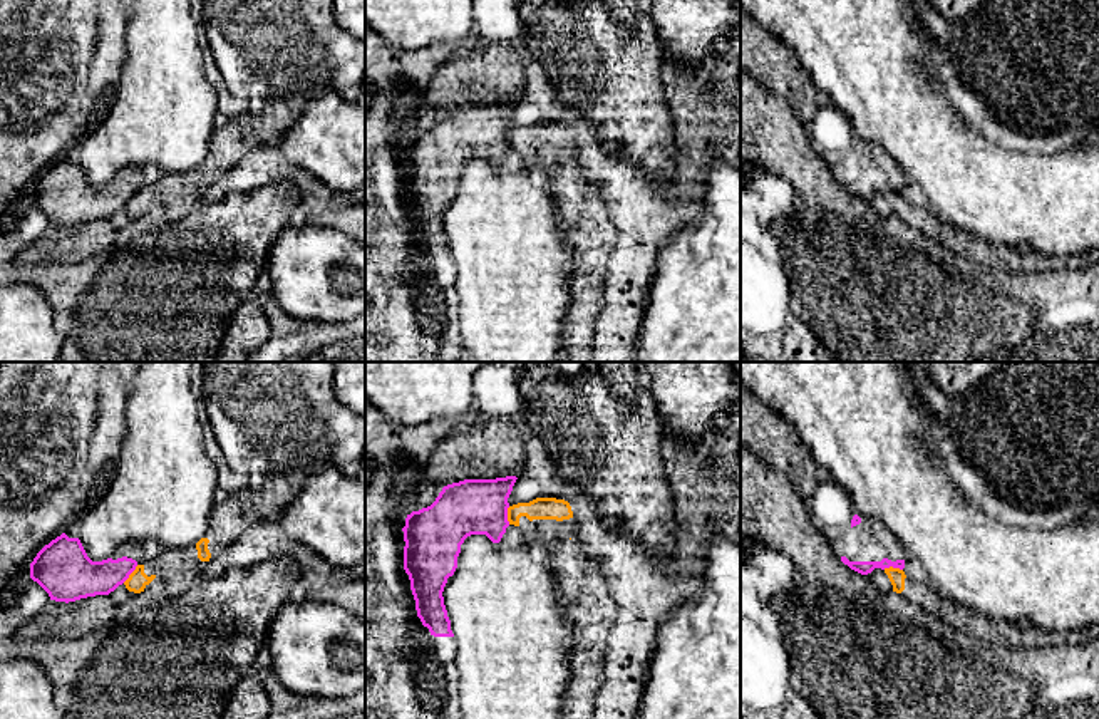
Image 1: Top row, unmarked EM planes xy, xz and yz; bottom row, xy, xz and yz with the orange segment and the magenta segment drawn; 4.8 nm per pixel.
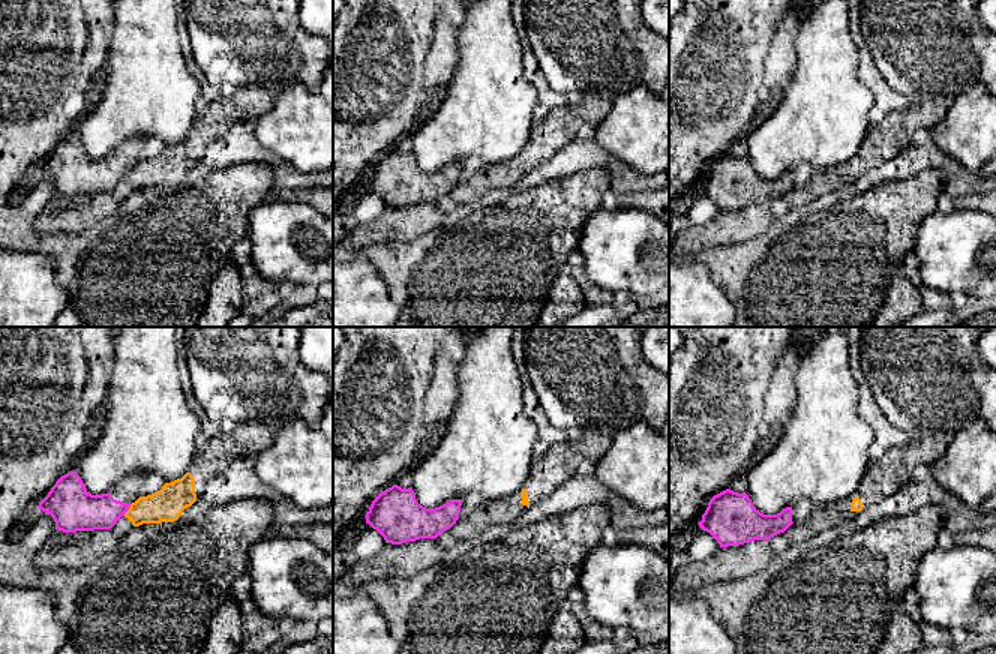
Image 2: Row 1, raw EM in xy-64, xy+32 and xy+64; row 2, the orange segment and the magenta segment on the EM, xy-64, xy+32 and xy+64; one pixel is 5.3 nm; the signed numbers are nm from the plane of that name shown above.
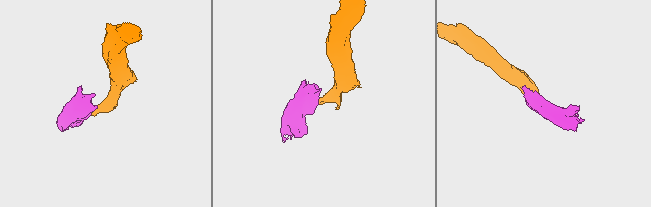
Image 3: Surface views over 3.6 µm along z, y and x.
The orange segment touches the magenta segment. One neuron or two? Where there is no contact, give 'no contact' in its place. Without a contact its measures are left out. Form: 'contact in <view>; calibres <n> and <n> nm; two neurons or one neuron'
contact in yz; calibres 80 and 60 nm; two neurons

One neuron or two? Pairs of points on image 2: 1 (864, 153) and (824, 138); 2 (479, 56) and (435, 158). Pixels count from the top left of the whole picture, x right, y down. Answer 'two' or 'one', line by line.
1: two
2: one

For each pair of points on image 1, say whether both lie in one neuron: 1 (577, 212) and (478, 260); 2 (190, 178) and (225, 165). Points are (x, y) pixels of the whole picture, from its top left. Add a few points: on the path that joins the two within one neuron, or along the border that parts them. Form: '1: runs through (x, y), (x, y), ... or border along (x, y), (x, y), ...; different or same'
1: border along (550, 181), (570, 258); different
2: runs through (198, 178), (216, 168); same

